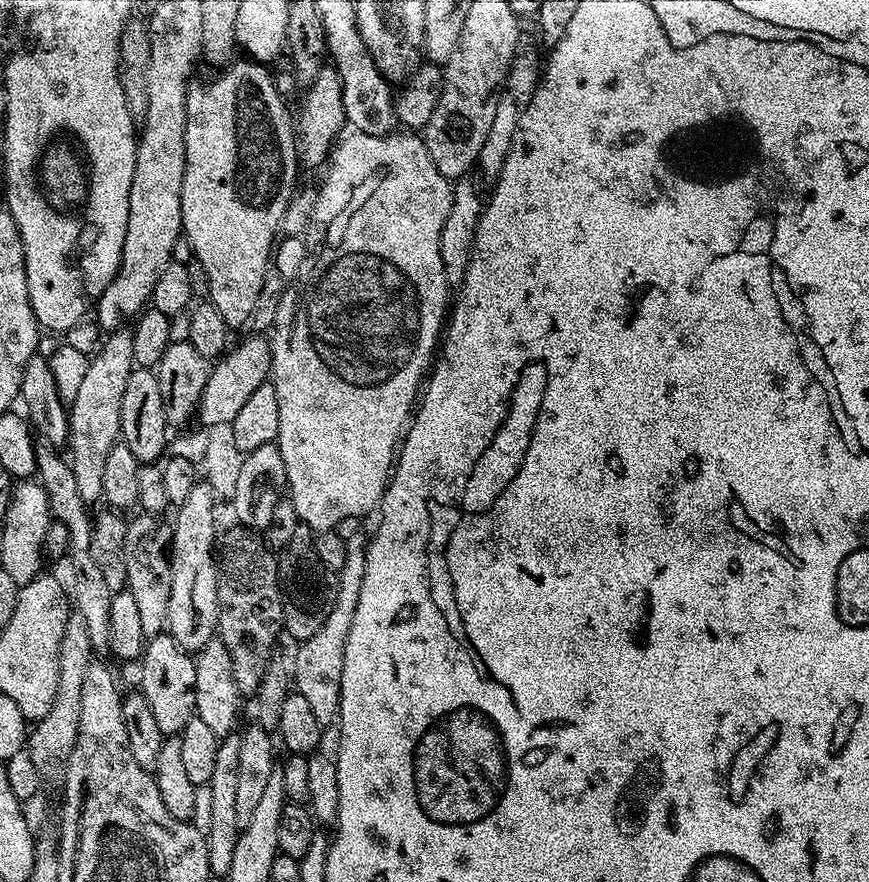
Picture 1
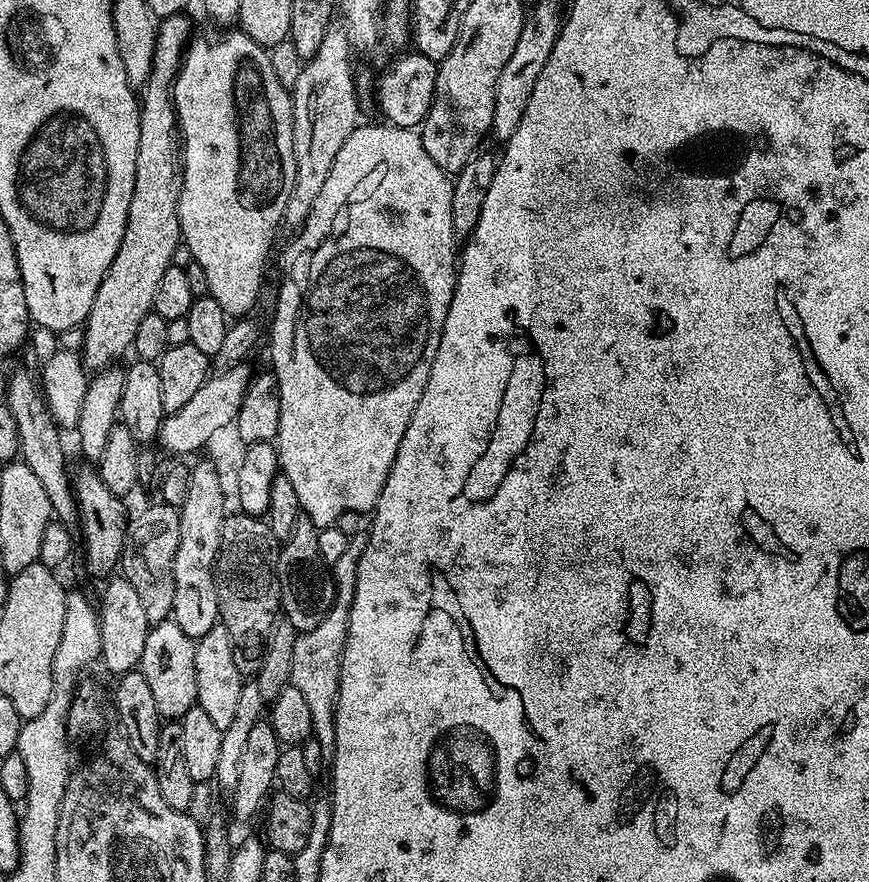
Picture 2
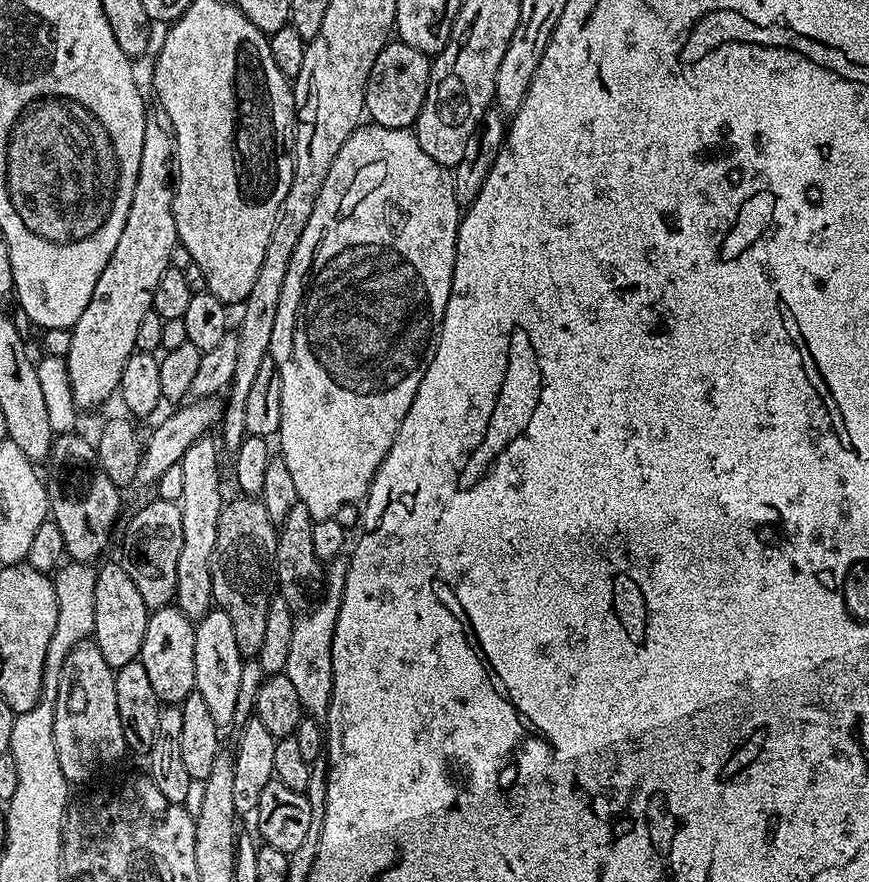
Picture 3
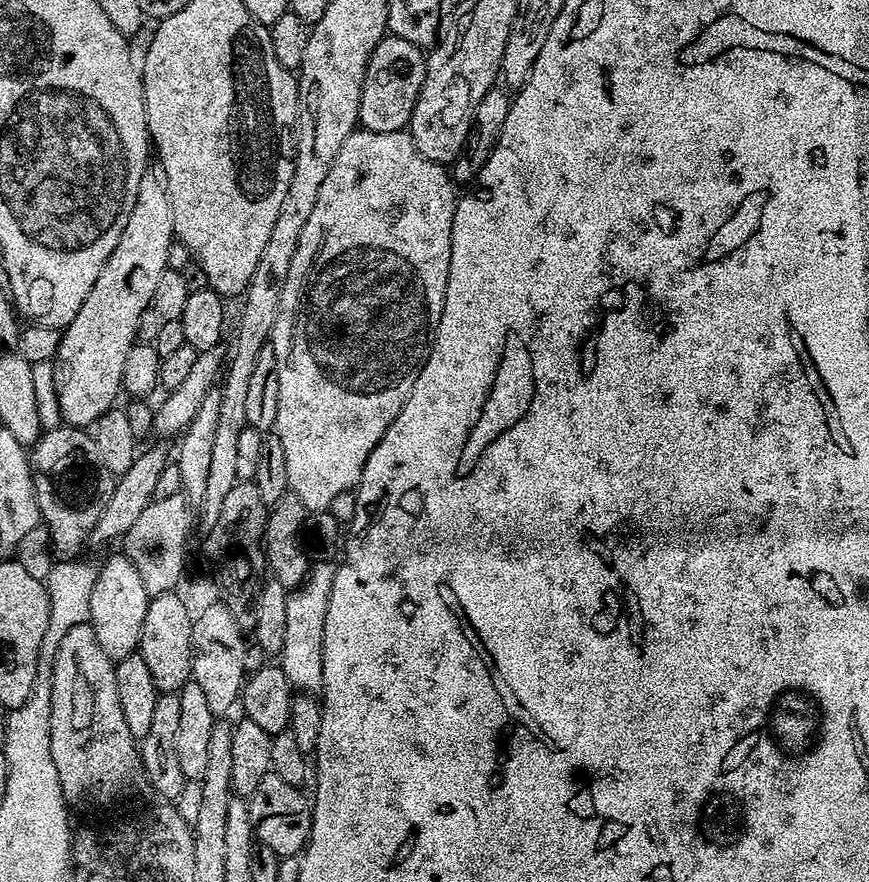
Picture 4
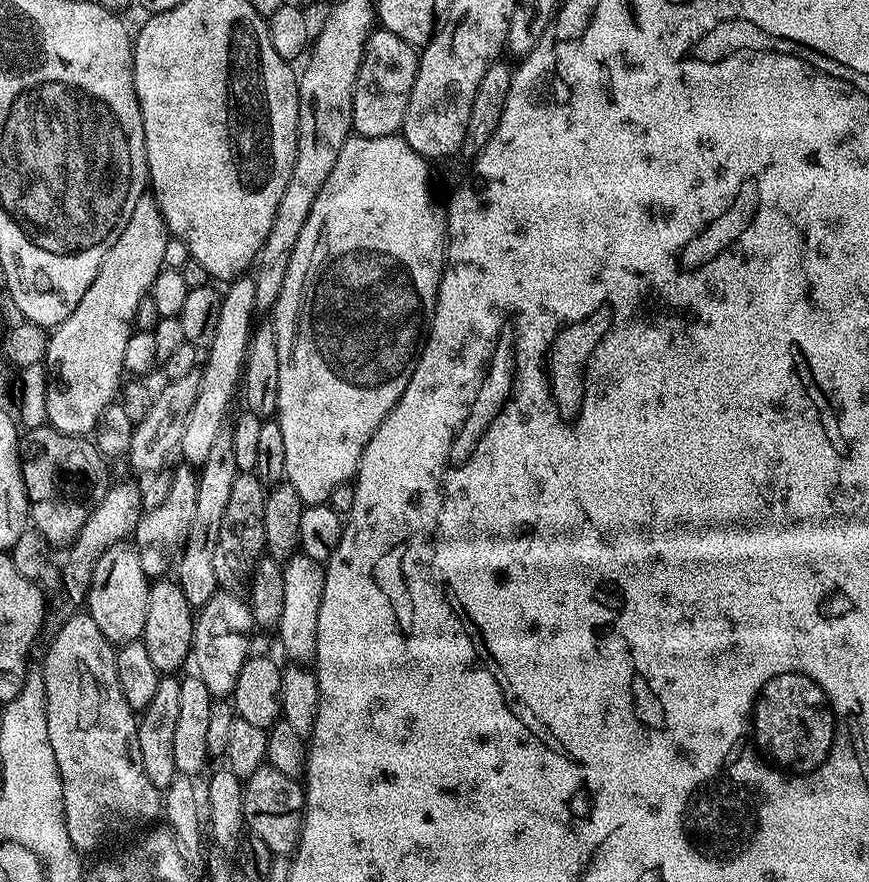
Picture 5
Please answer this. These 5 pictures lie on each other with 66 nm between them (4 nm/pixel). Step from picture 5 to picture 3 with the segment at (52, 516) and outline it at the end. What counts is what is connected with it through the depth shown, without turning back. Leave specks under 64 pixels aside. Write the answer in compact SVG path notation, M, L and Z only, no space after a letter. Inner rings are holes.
M60 434L52 441L46 461L46 487L50 501L50 516L66 542L66 553L75 563L99 561L112 540L112 527L120 516L121 489L116 487L98 462L96 445L91 439L77 434Z

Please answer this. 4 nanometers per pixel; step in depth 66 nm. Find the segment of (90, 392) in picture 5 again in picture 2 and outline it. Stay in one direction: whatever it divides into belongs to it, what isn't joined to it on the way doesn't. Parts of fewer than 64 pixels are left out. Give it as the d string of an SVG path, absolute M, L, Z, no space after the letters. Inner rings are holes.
M177 14L175 16L166 16L159 21L156 30L156 45L154 46L154 62L152 63L152 73L148 79L148 83L142 89L142 99L140 100L140 141L138 142L138 162L134 170L134 194L130 198L130 210L126 218L126 230L122 234L122 242L118 246L118 254L114 258L114 262L110 262L110 270L106 270L106 274L102 278L102 286L98 286L98 294L94 294L94 306L90 306L90 314L84 321L82 327L85 334L84 347L82 349L82 359L85 369L103 370L109 366L115 365L116 360L125 351L131 349L134 342L134 334L138 334L138 322L142 322L142 318L146 318L146 314L152 311L152 303L154 302L154 289L158 287L158 282L162 278L162 274L166 274L166 270L172 265L174 258L174 246L182 243L180 235L180 223L178 222L178 202L180 201L180 191L184 185L184 174L182 171L182 140L178 135L178 121L176 118L176 105L172 102L172 84L176 80L177 74L180 73L180 61L190 43L190 35L188 36L188 20L187 15Z

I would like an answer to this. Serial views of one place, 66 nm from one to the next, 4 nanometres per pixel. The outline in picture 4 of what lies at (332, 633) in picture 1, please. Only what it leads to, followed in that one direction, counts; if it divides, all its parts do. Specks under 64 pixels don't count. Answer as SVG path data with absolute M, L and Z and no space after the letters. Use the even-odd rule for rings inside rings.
M316 560L308 569L308 577L299 588L288 593L286 602L286 642L278 654L280 669L286 674L293 689L304 694L316 694L323 689L322 642L326 630L326 608L330 590L334 586L336 564L331 560Z

